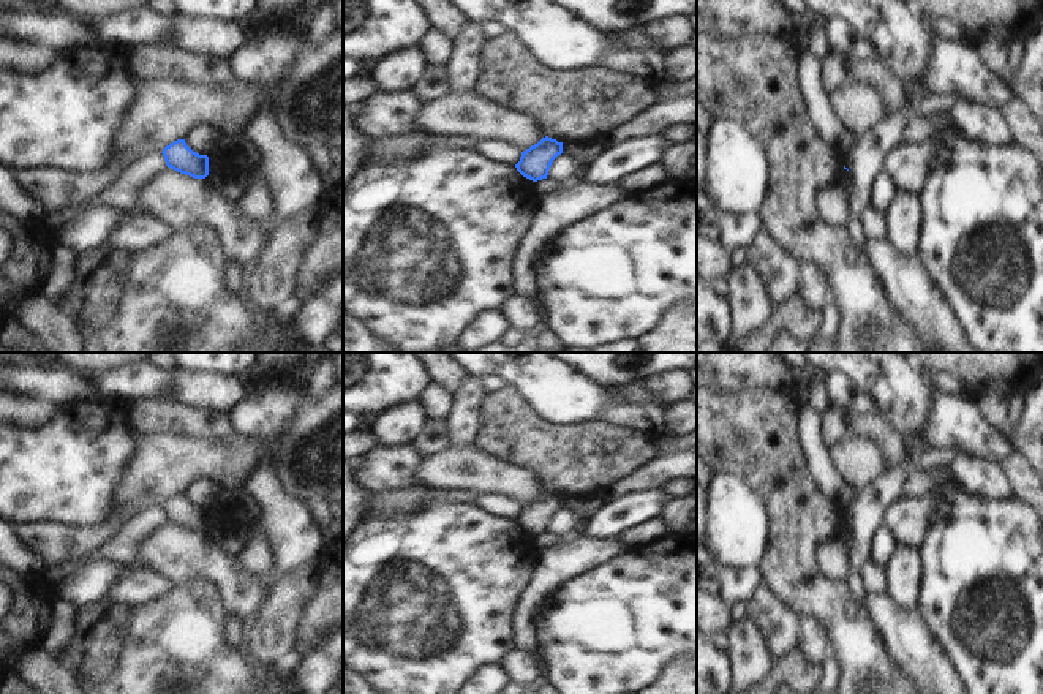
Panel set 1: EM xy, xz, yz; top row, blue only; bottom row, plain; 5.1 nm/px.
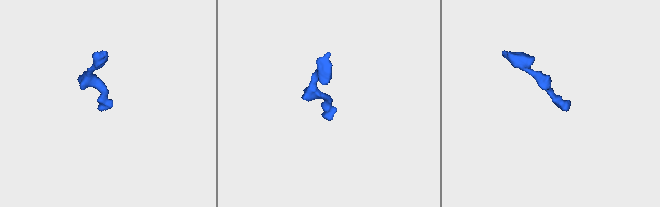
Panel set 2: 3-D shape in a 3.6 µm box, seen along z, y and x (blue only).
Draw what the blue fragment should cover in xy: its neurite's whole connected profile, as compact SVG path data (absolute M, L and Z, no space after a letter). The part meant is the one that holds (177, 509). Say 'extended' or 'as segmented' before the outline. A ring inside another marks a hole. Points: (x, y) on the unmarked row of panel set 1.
as segmented; M177 493L163 503L166 520L190 530L193 533L205 533L209 530L209 511L193 506L185 493Z

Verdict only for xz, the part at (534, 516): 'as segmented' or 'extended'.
as segmented

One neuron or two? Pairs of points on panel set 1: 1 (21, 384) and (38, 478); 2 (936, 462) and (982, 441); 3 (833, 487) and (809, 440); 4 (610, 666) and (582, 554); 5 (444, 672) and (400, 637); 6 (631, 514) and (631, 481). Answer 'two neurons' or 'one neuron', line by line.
1: two neurons
2: two neurons
3: one neuron
4: two neurons
5: one neuron
6: two neurons

